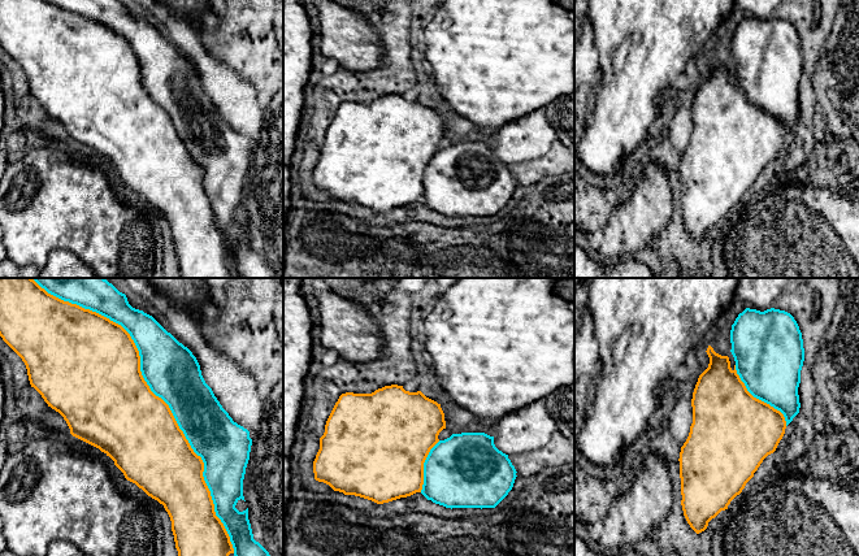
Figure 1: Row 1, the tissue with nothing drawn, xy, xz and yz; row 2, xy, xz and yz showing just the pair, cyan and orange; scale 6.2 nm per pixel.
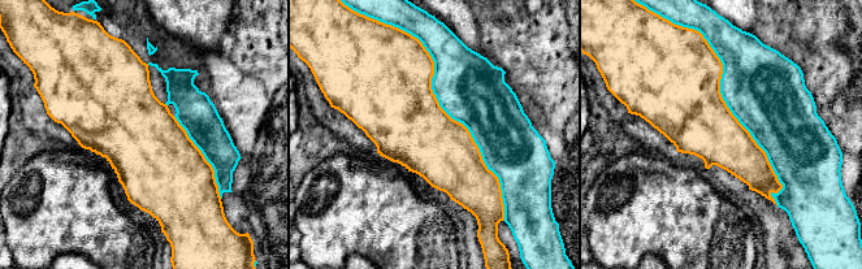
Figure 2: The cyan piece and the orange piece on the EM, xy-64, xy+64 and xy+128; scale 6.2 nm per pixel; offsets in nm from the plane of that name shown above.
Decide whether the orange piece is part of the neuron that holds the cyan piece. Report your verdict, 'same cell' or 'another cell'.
same cell

